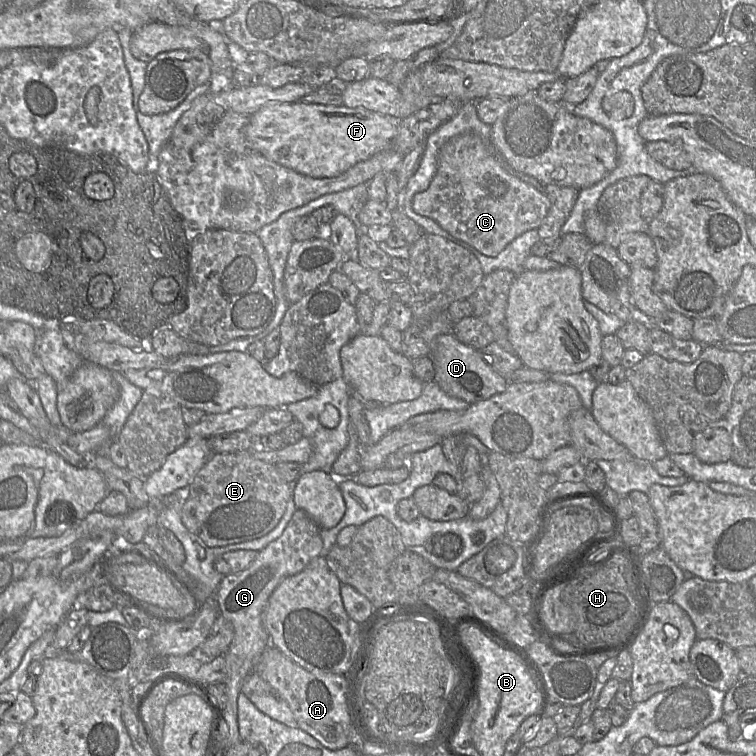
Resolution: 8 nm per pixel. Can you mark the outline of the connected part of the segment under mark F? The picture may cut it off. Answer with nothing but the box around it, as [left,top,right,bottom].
[245,103,398,178]

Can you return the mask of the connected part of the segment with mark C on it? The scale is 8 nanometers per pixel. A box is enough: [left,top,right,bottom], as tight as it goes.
[413,133,550,257]

